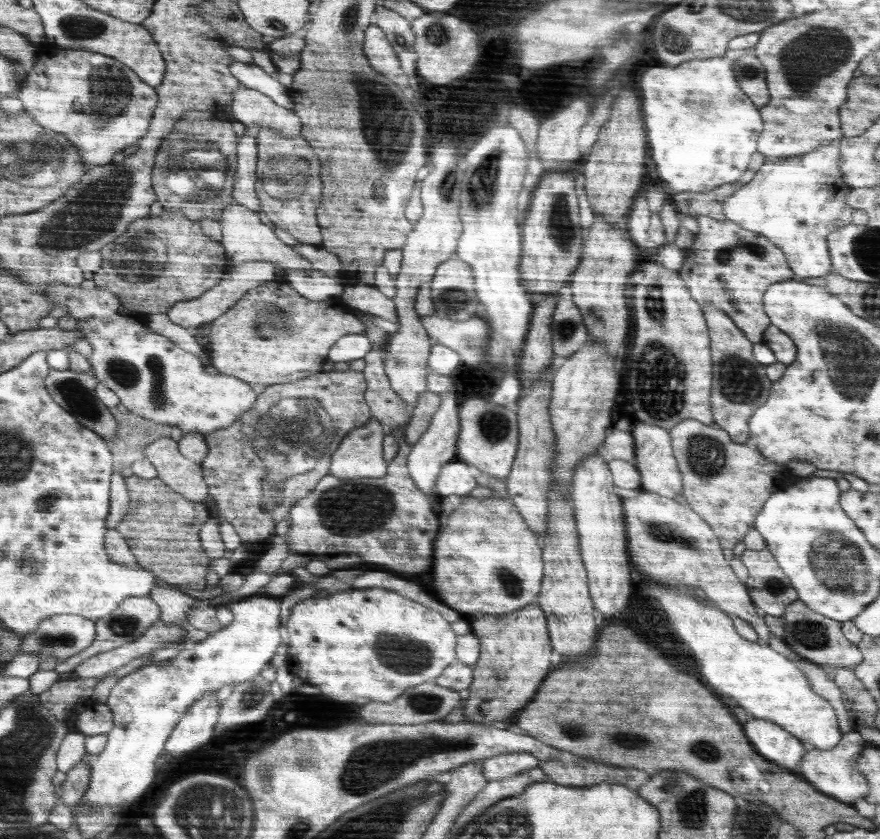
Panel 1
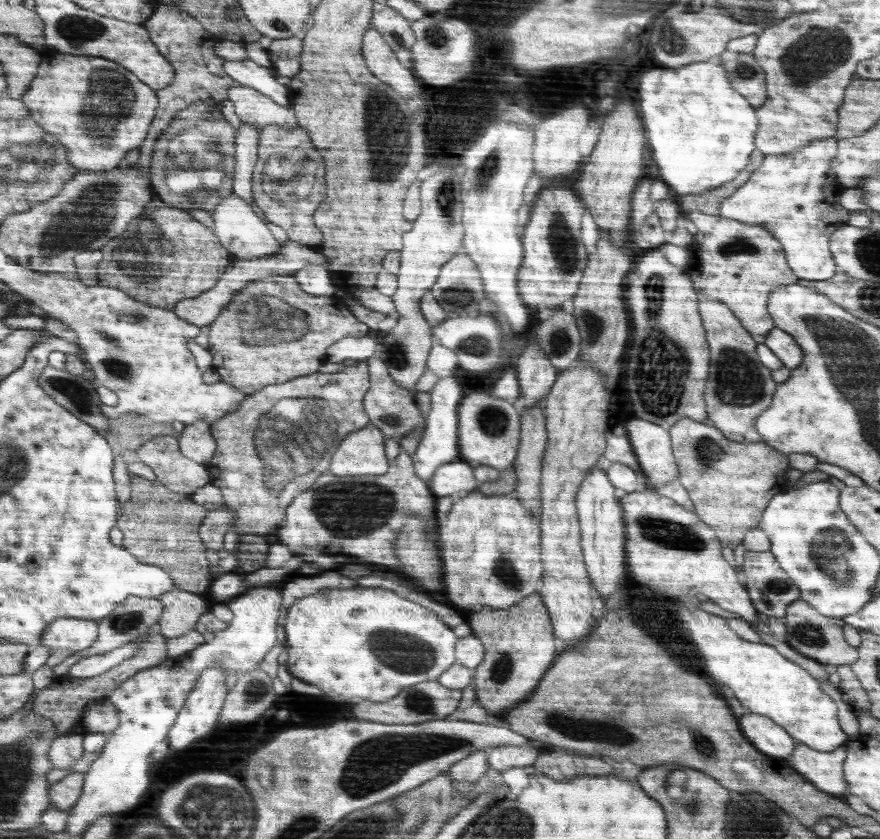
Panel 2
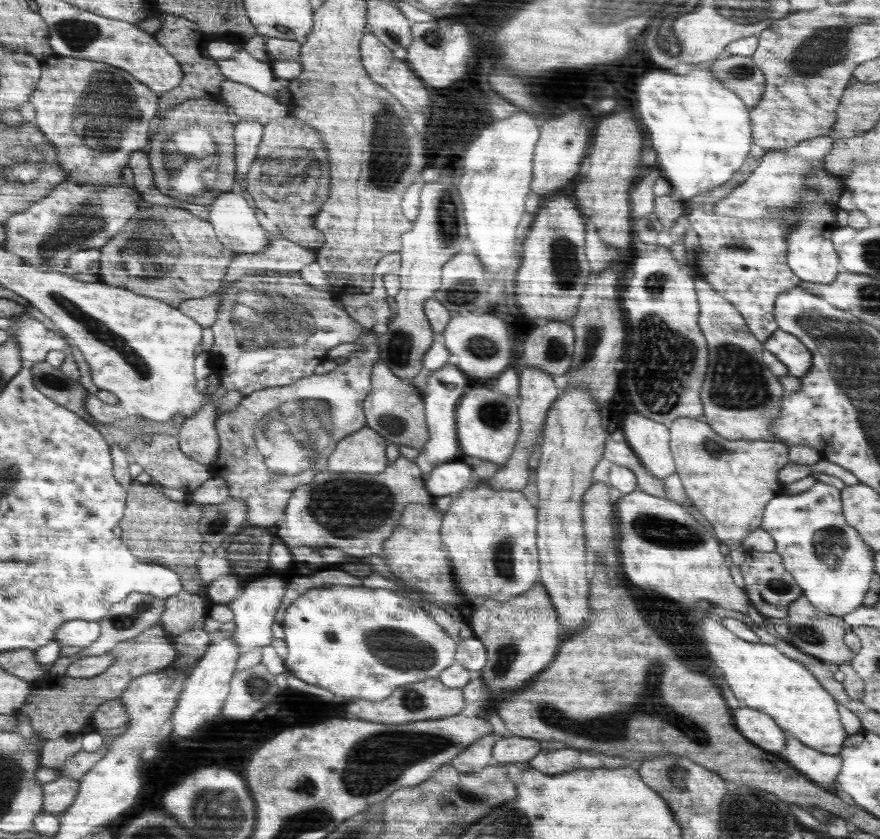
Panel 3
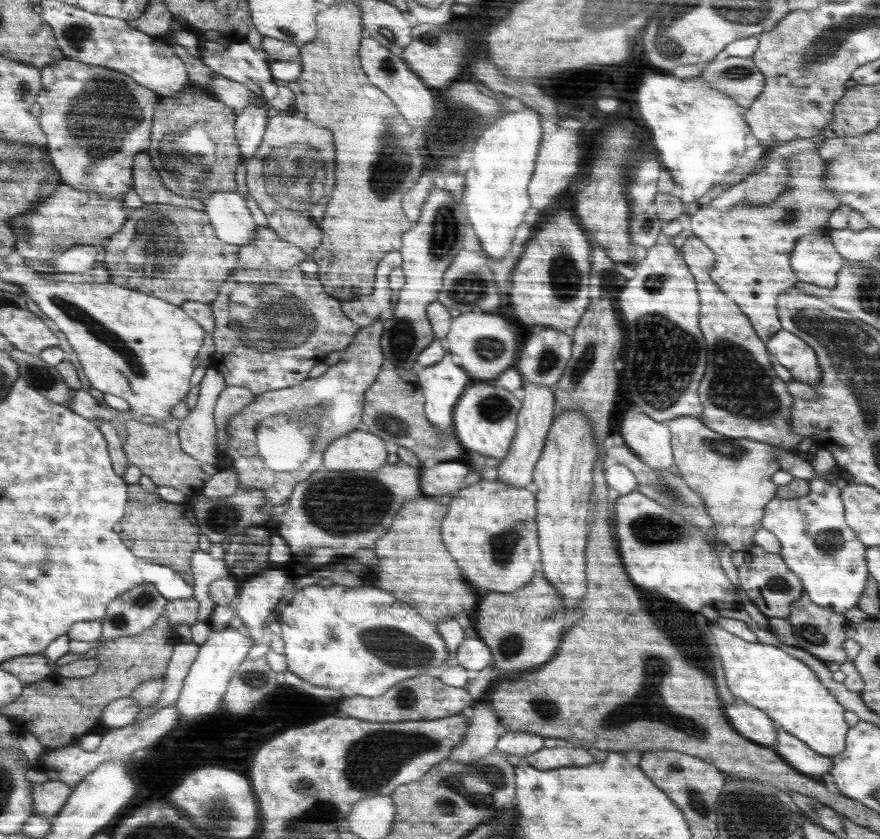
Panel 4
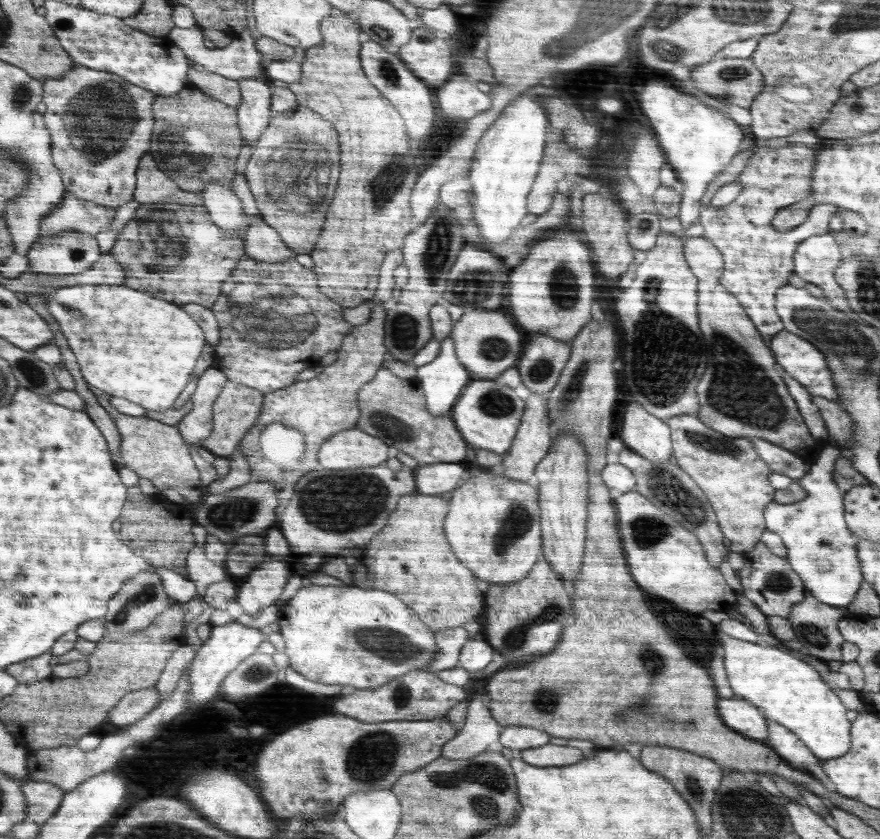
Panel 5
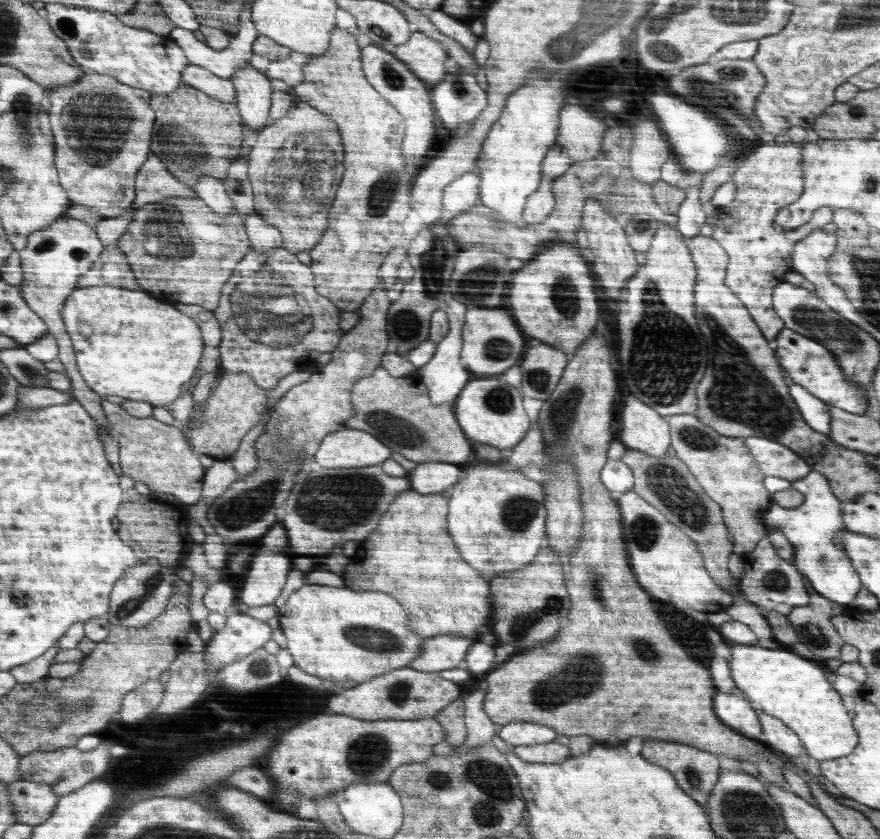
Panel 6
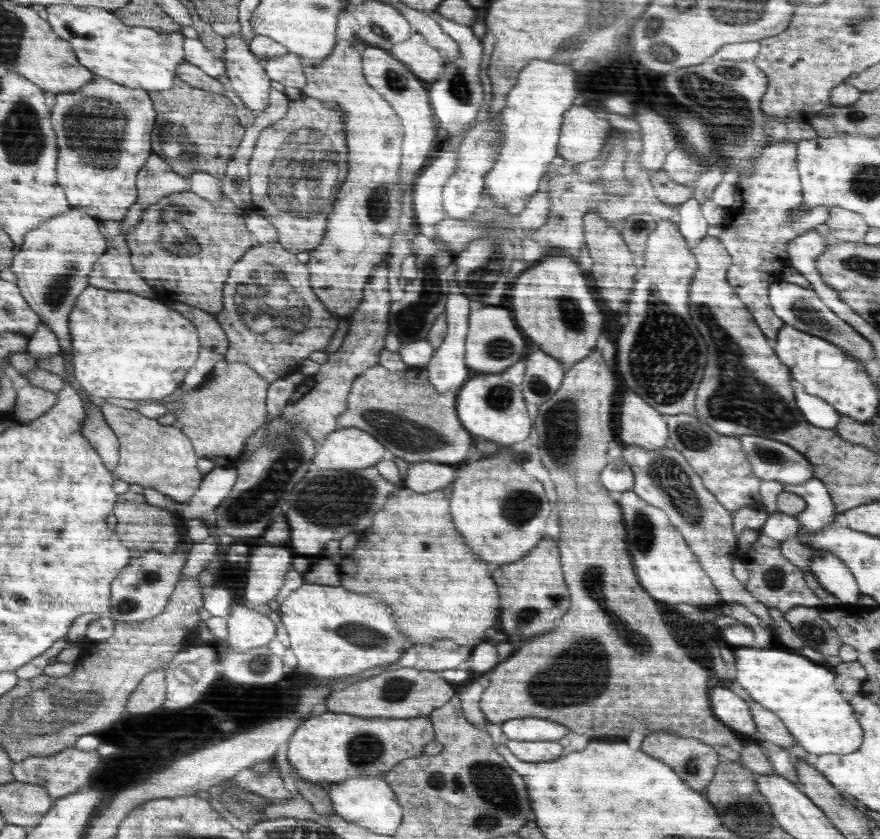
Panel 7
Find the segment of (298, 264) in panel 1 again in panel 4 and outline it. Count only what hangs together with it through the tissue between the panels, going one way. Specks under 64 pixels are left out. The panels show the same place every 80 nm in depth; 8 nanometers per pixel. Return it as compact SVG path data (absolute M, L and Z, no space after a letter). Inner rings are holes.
M218 190L208 195L204 203L206 214L220 240L240 247L253 240L258 226L247 200L240 193Z

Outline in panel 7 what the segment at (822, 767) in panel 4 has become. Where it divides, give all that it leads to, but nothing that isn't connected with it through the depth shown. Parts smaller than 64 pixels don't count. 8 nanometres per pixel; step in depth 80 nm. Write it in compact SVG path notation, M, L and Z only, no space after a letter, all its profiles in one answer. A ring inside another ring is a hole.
M748 700L748 706L756 725L757 739L760 742L767 742L782 748L794 746L795 738L775 712L764 708L756 701L752 702L752 700Z

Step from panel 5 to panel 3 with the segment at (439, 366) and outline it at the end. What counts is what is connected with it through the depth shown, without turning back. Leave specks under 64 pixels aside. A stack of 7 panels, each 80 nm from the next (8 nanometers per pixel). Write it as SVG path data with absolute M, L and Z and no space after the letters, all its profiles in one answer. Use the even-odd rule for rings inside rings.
M446 365L442 369L436 370L428 374L426 390L424 390L425 402L425 420L428 422L430 440L426 444L426 448L415 459L416 464L422 464L422 476L428 476L433 468L436 468L442 462L450 461L450 458L456 456L458 452L458 440L456 440L456 431L458 428L458 416L456 406L458 400L464 394L464 388L468 384L468 378L464 376L464 372L453 366Z

